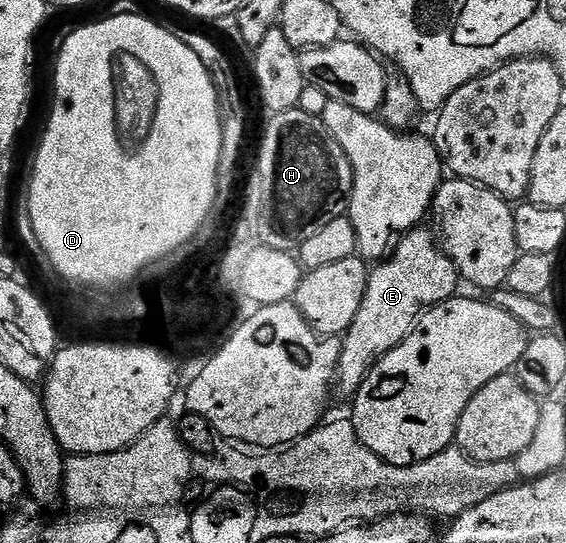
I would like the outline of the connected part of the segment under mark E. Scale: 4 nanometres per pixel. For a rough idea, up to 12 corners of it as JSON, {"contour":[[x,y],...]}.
{"contour":[[429,232],[368,274],[341,339],[338,394],[355,396],[459,270]]}

